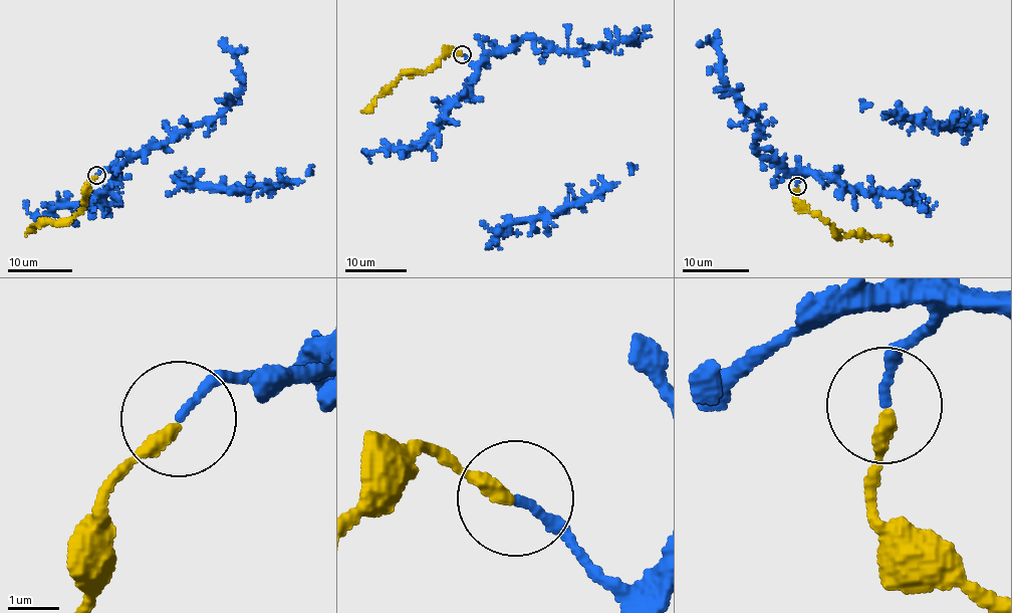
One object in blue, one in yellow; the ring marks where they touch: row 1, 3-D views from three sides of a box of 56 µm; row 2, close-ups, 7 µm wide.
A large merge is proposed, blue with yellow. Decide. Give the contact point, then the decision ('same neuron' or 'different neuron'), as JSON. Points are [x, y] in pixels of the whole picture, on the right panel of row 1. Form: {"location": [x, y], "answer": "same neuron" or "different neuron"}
{"location": [797, 186], "answer": "different neuron"}

